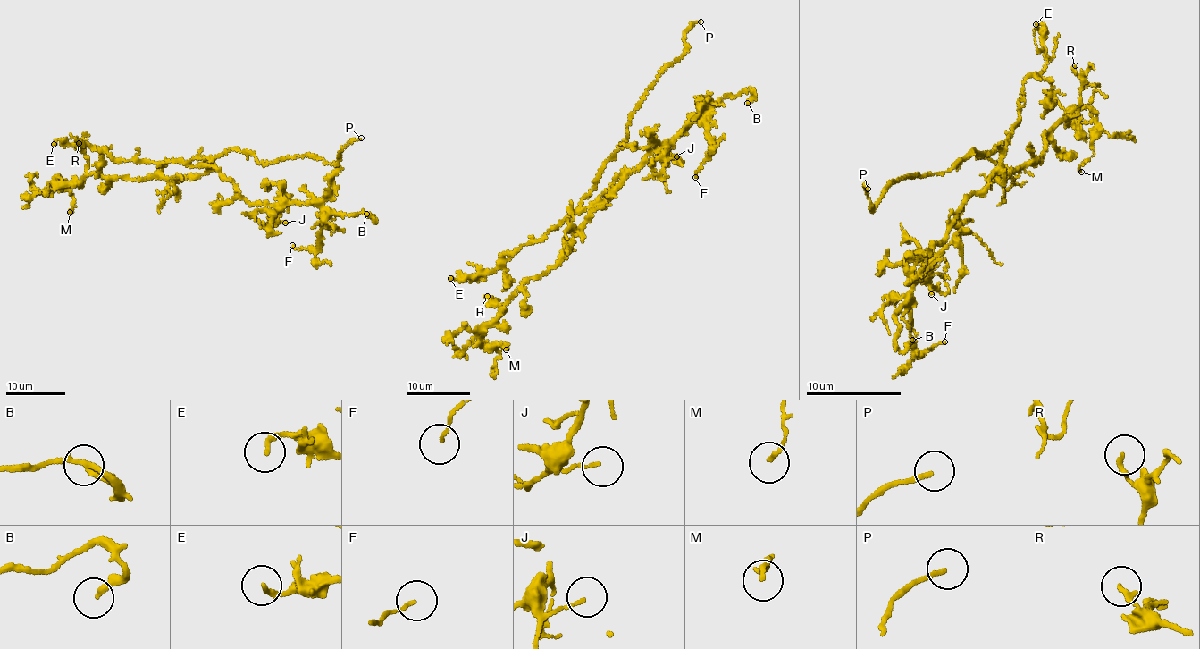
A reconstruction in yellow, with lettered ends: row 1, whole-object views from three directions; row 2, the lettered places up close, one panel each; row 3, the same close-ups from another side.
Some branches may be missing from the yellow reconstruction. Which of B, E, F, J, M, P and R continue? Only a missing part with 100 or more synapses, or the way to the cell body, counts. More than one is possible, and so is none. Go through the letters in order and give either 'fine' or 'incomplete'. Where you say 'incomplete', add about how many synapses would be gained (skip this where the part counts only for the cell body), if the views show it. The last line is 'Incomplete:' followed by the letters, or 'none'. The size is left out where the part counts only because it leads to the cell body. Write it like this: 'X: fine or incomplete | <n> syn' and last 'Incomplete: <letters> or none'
B: fine
E: fine
F: fine
J: fine
M: fine
P: incomplete
R: fine
Incomplete: P

